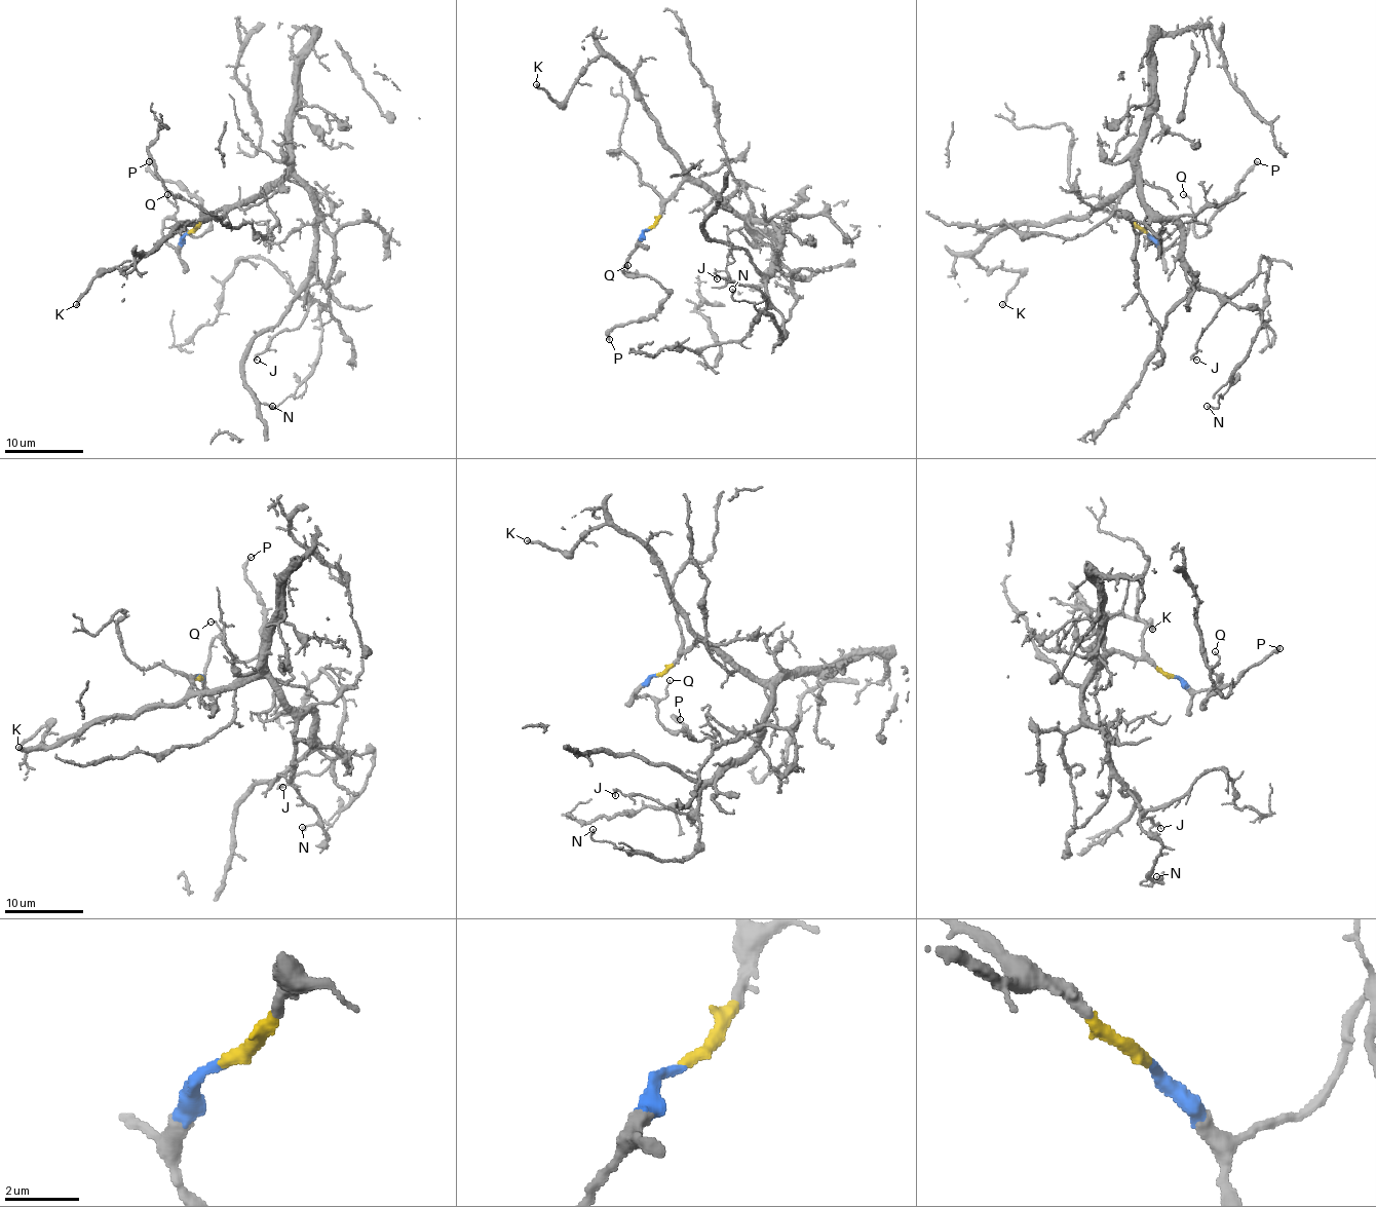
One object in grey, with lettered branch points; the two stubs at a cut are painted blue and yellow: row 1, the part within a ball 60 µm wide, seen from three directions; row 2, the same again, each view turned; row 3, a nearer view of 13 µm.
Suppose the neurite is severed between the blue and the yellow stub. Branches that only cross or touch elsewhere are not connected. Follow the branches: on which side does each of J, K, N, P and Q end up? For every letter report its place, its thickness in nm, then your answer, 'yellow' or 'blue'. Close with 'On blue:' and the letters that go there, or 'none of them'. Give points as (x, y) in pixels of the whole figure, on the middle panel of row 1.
J: at (717, 278); 220 nm thick; yellow
K: at (536, 84); 220 nm thick; yellow
N: at (732, 289); 220 nm thick; yellow
P: at (609, 339); 190 nm thick; blue
Q: at (627, 265); 110 nm thick; blue
On blue: P, Q

